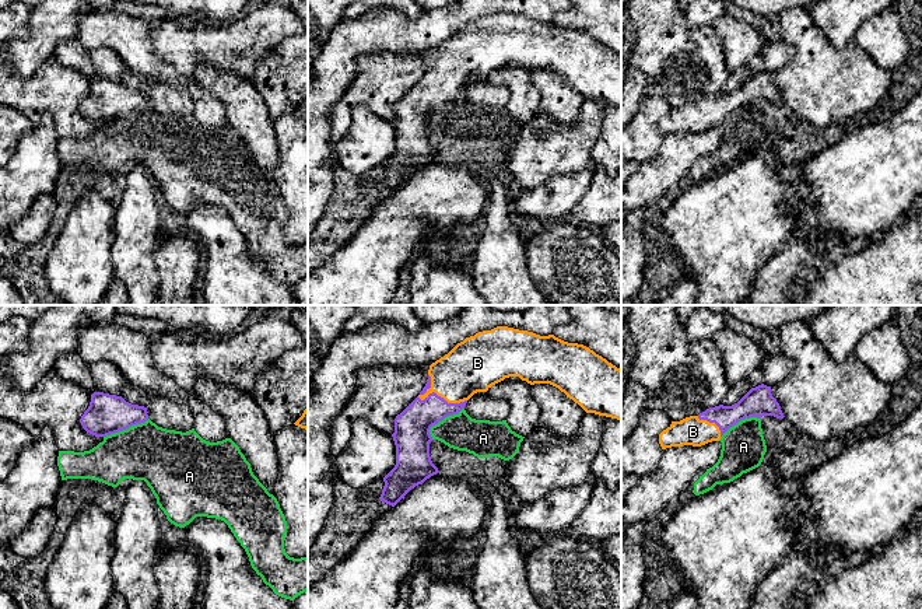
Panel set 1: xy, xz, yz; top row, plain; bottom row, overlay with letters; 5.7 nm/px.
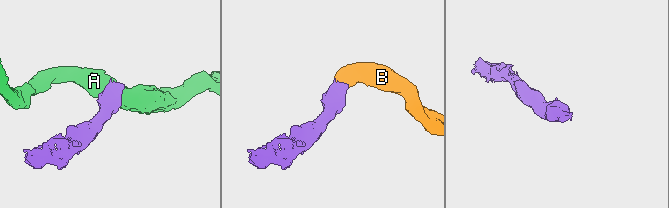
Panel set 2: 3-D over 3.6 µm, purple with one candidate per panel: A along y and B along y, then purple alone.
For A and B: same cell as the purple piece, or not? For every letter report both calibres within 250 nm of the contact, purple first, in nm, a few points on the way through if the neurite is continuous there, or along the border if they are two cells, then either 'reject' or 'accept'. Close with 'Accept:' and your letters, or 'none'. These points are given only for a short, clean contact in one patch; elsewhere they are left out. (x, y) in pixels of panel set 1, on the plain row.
A: calibres 220 and 320 nm; border xy (149, 105), (104, 123); reject
B: calibres 200 and 300 nm; way xz (412, 114), (442, 84), (472, 52); accept
Accept: B

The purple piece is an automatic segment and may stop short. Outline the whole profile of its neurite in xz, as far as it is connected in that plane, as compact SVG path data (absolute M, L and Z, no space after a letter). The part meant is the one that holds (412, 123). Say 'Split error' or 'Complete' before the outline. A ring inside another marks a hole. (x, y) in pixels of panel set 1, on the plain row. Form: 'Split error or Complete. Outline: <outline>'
Split error. Outline: M497 13L466 24L448 41L430 52L428 66L420 81L395 105L396 151L383 164L385 172L379 186L395 193L404 182L438 160L430 143L430 116L448 102L458 101L477 78L487 78L492 71L509 63L519 63L530 71L550 70L578 90L586 99L621 106L621 56L583 31L564 28L554 21L540 22L533 18Z

